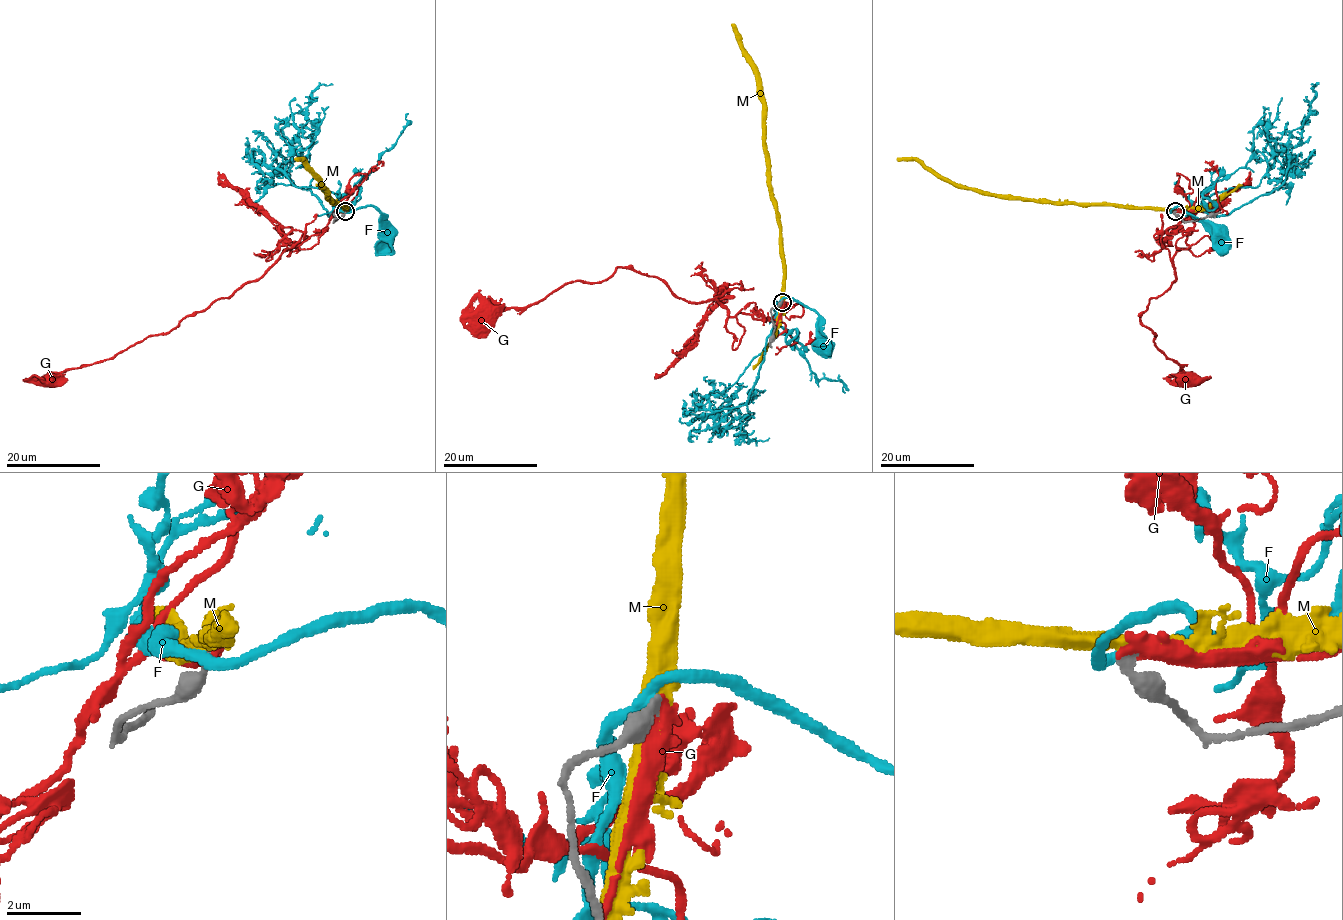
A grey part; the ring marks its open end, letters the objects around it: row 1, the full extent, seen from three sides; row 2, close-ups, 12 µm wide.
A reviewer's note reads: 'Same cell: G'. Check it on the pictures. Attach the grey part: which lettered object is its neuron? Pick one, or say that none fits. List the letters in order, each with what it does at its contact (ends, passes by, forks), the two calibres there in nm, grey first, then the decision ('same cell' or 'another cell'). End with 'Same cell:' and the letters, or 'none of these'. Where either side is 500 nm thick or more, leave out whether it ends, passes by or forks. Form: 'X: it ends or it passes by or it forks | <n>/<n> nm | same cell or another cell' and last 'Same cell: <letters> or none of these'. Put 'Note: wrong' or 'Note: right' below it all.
F: it passes by | 360/280 nm | another cell
G: it ends | 320/420 nm | same cell
M: it passes by | 320/480 nm | another cell
Same cell: G
Note: right

